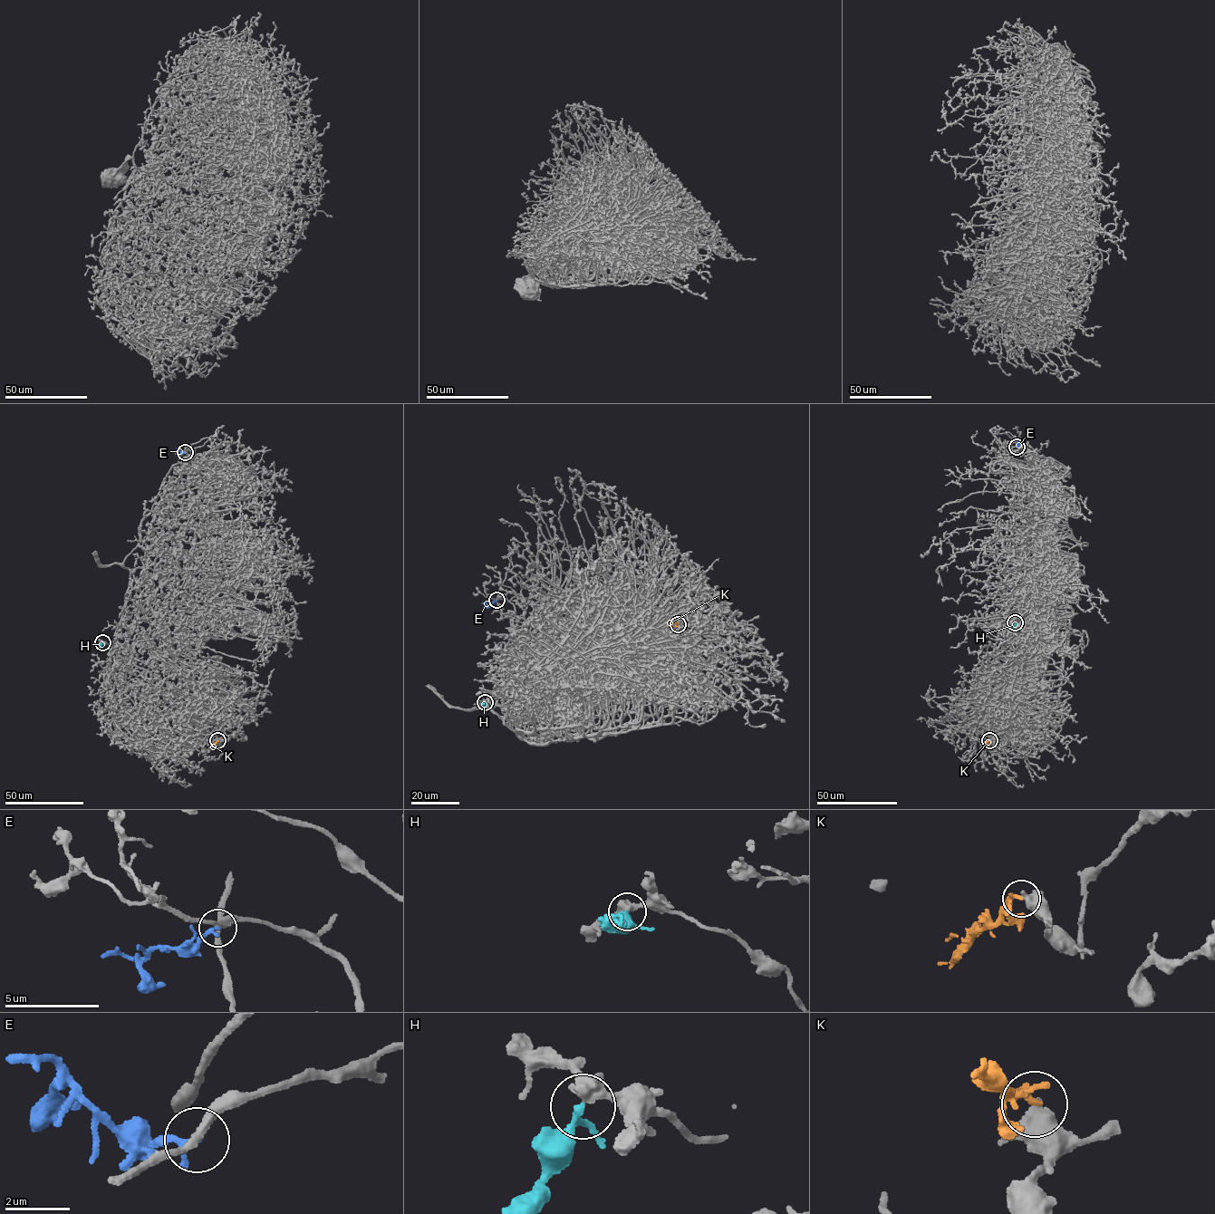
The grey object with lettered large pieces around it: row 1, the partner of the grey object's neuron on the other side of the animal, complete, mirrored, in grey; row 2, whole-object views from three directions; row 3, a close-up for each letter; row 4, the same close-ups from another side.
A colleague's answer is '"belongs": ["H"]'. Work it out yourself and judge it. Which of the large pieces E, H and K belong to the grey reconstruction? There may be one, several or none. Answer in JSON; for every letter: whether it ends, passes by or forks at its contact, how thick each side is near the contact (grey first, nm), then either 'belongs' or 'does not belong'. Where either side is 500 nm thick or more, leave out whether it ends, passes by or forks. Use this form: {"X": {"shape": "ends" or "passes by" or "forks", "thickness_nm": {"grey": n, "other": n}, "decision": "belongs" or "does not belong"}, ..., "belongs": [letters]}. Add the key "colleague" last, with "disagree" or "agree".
{"E": {"shape": "ends", "thickness_nm": {"grey": 240, "other": 240}, "decision": "does not belong"}, "H": {"shape": "passes by", "thickness_nm": {"grey": 400, "other": 150}, "decision": "belongs"}, "K": {"shape": "passes by", "thickness_nm": {"grey": 480, "other": 180}, "decision": "does not belong"}, "belongs": ["H"], "colleague": "agree"}

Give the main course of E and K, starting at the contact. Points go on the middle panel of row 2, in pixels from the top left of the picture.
E: (496, 600), (481, 603)
K: (678, 624), (672, 622), (667, 627)

